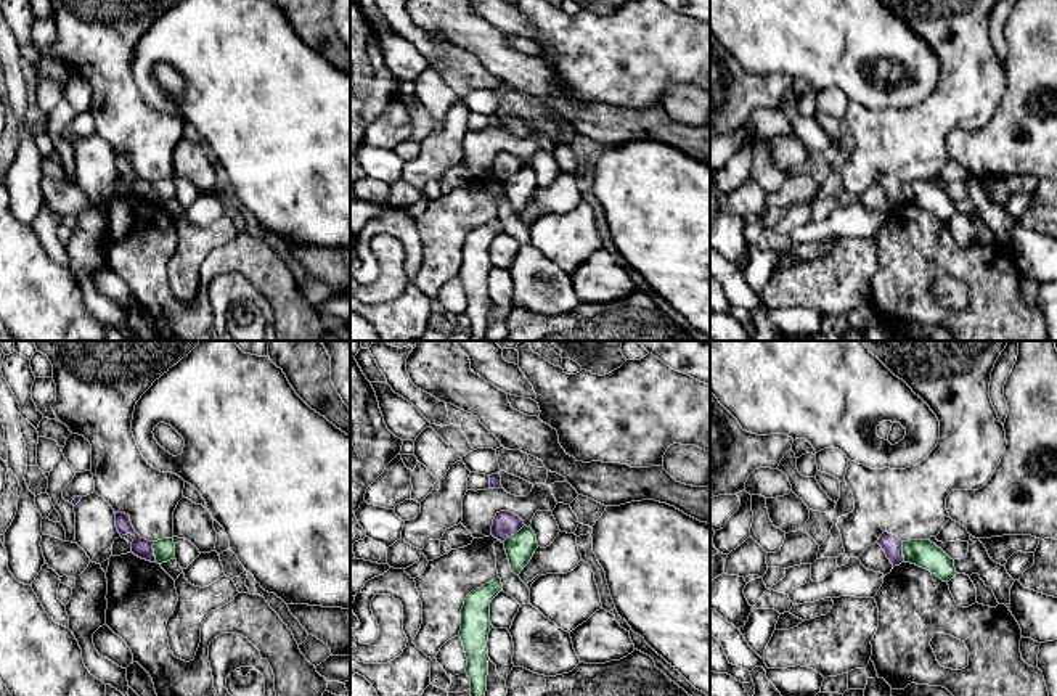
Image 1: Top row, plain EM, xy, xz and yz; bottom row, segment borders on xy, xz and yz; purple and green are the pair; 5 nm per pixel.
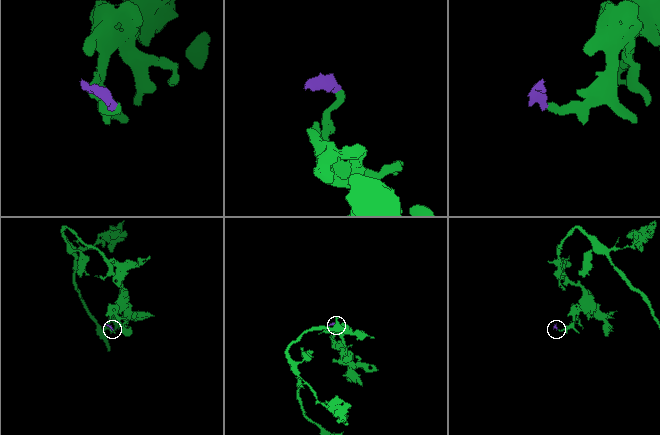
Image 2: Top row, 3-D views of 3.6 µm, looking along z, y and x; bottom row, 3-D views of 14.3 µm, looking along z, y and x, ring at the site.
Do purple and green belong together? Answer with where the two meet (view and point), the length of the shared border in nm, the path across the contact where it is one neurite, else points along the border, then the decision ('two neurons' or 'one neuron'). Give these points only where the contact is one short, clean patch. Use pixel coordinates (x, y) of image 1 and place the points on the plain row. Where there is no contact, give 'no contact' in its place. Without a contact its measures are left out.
contact xz (513, 174); length 140 nm; border xz (524, 164), (503, 180); two neurons

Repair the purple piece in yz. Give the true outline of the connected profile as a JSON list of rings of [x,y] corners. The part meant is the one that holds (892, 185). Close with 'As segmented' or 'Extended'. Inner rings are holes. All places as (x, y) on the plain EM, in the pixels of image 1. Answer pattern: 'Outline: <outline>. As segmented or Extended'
Outline: [[[884,172],[879,177],[877,183],[882,186],[882,190],[887,194],[887,198],[893,204],[893,207],[900,206],[901,203],[904,203],[903,182],[896,175]]]. As segmented

